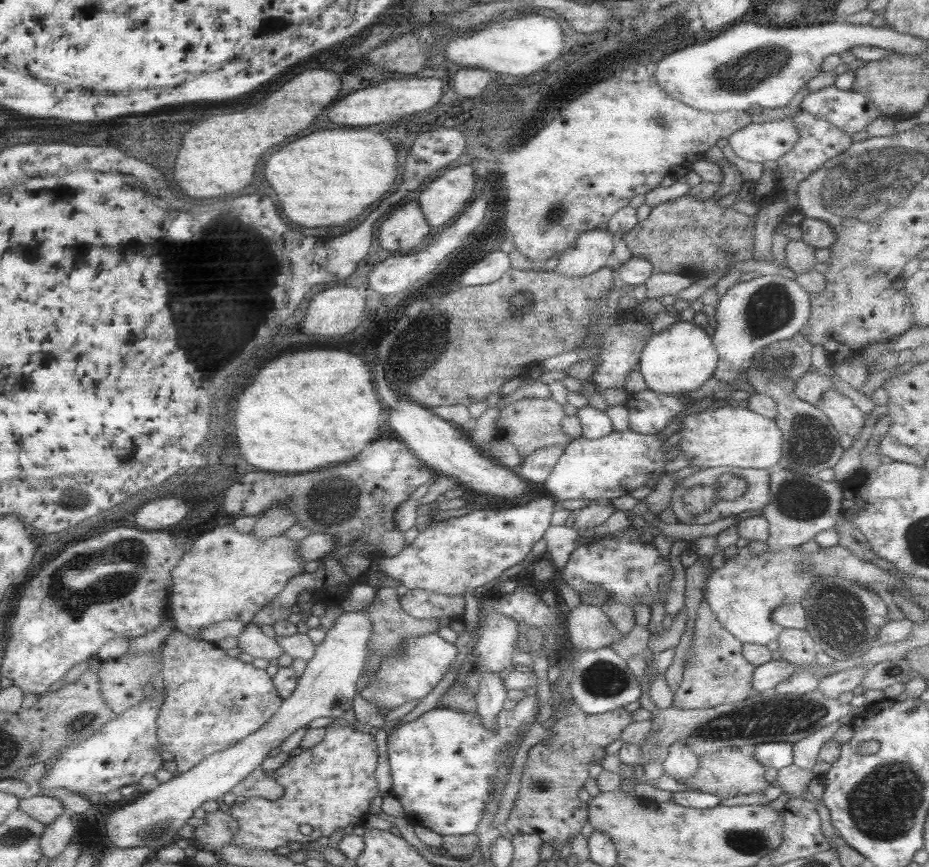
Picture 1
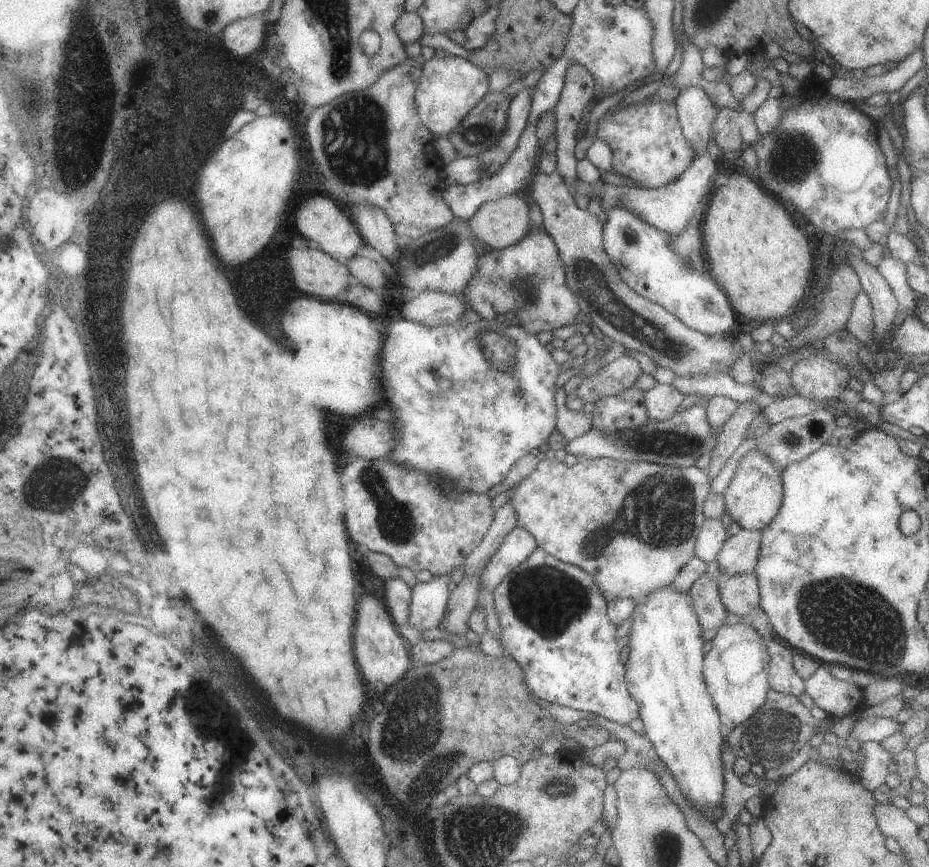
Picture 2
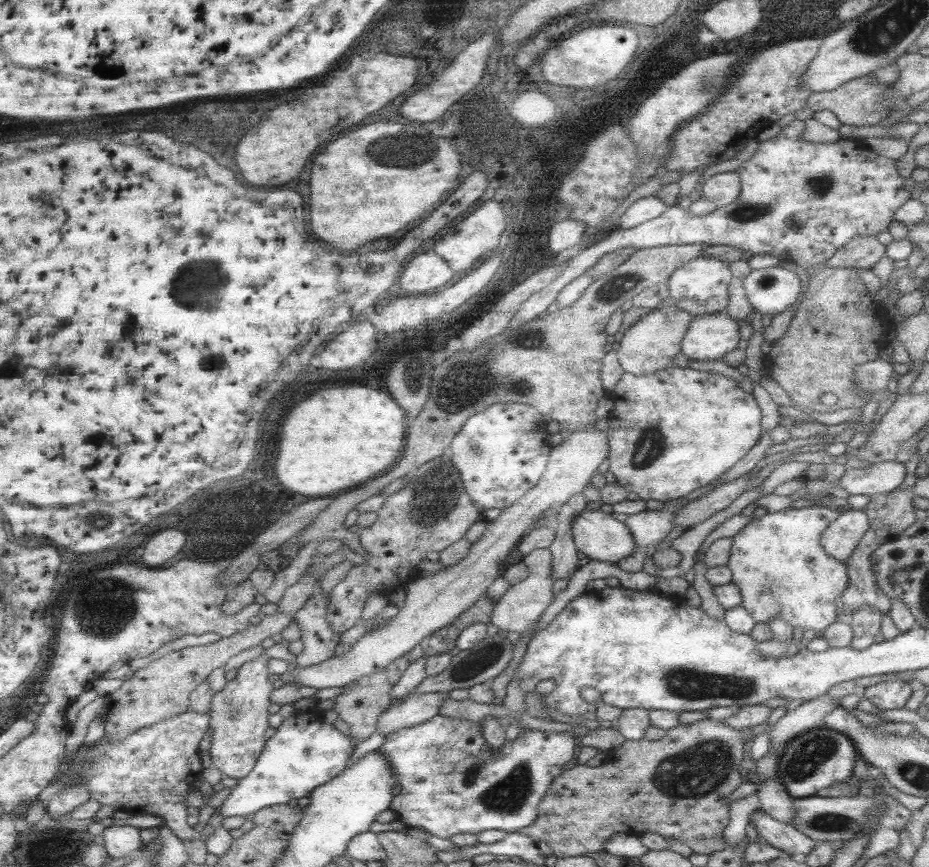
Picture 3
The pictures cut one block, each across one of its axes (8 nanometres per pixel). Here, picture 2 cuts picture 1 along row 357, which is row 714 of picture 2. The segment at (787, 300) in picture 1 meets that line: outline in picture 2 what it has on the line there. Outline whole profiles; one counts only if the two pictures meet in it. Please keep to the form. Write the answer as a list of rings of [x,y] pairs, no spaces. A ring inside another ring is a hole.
[[[748,620],[735,626],[721,625],[710,641],[710,647],[702,660],[703,682],[720,724],[732,729],[756,712],[770,689],[767,682],[766,646]]]

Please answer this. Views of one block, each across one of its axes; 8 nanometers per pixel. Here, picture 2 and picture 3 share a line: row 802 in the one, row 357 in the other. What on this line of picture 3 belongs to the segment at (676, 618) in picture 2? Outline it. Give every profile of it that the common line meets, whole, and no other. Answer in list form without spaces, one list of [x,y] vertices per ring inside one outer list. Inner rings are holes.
[[[725,314],[692,317],[680,343],[684,357],[701,362],[720,359],[736,348],[740,339],[738,323]]]

